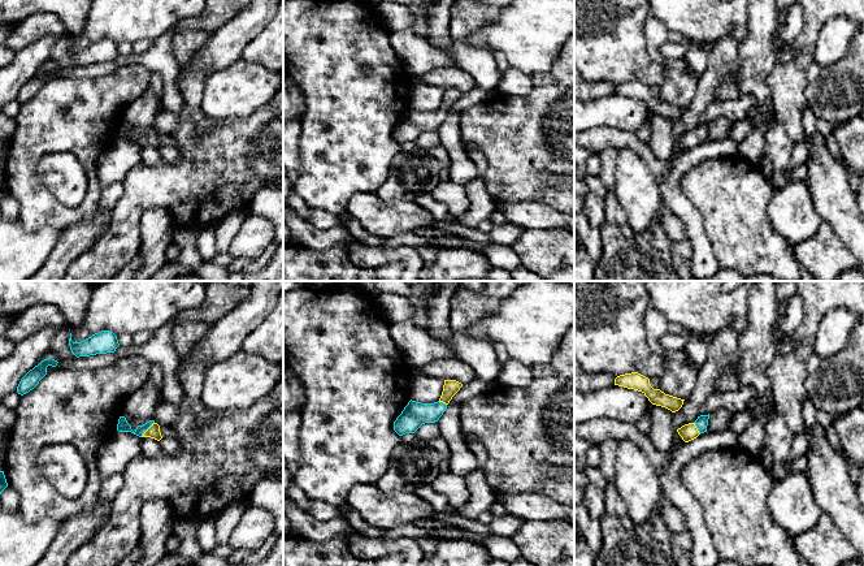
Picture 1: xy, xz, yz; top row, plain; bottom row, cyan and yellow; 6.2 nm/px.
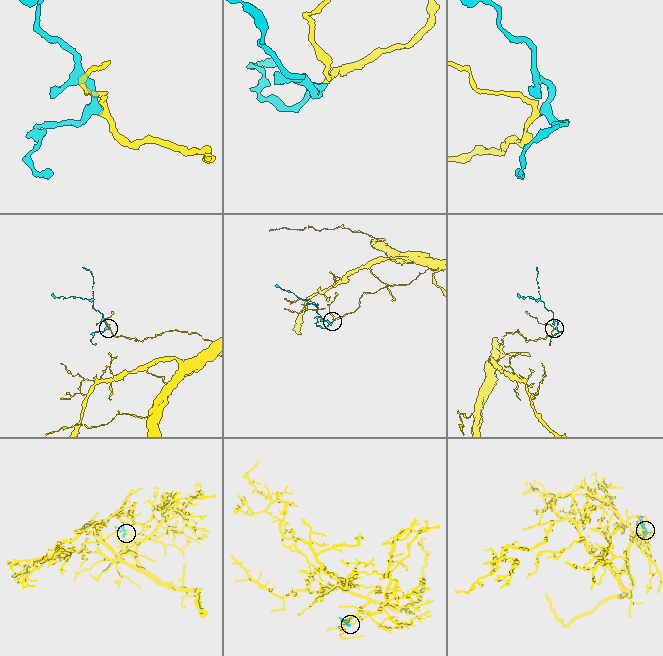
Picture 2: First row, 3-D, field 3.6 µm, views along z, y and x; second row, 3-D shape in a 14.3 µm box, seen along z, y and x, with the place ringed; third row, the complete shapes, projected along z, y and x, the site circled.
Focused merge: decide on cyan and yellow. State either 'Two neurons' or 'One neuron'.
One neuron

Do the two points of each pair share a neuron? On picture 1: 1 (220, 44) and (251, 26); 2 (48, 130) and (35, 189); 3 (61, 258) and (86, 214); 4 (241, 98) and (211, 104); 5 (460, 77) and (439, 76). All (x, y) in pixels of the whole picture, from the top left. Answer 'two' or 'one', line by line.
1: one
2: one
3: two
4: one
5: one

